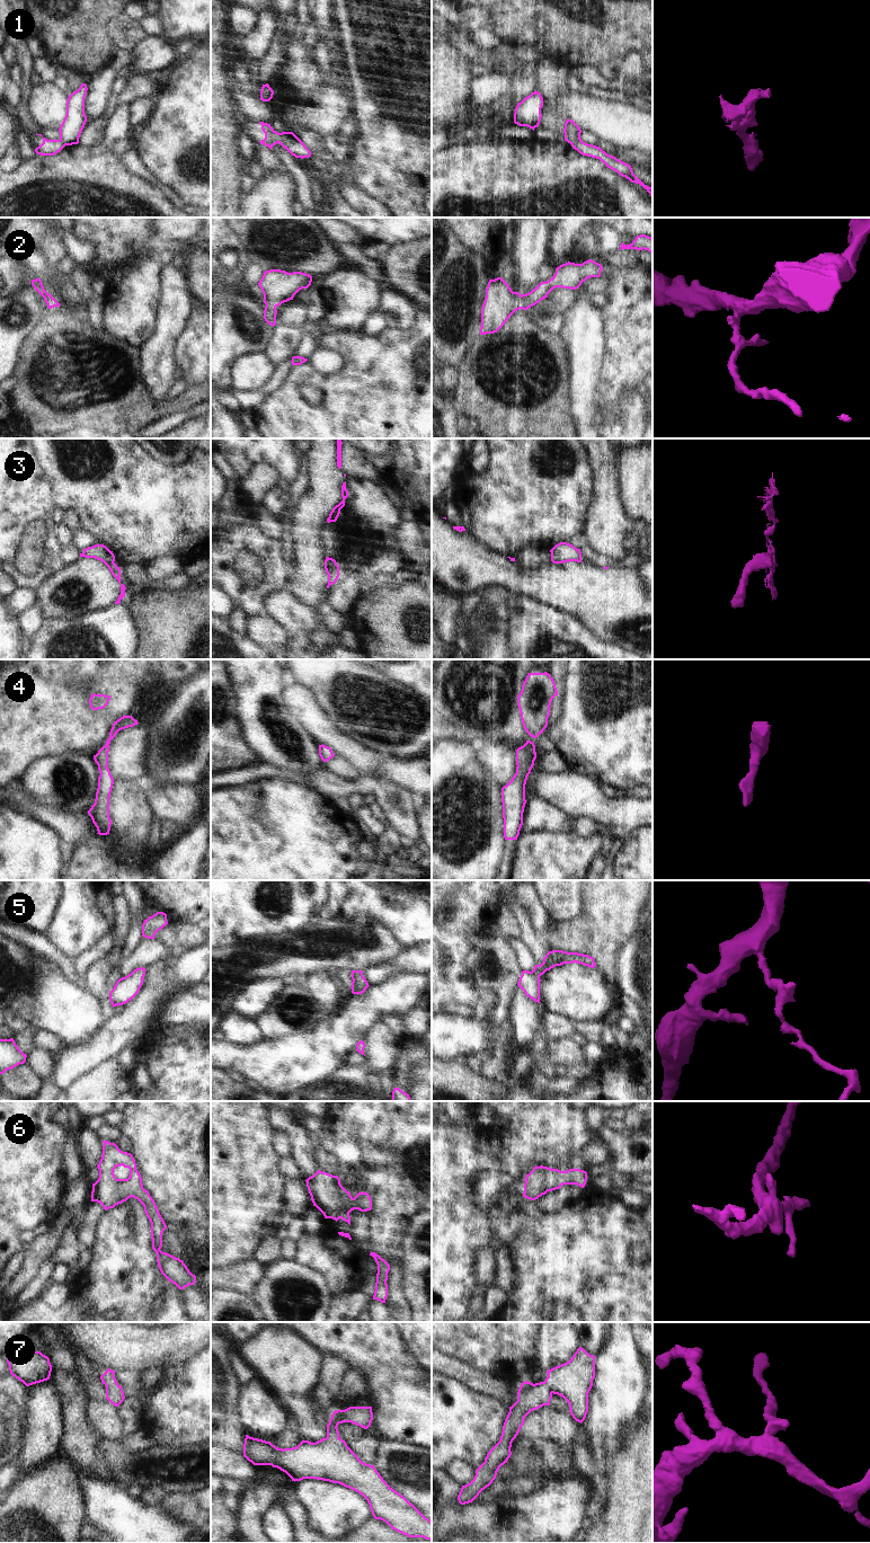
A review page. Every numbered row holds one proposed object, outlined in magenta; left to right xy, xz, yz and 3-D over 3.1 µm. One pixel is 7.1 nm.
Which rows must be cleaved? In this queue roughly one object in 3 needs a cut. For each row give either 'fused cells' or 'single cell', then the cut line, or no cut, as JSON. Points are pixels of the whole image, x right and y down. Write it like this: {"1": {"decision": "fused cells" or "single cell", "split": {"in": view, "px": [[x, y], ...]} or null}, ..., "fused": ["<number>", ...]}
{"1": {"decision": "fused cells", "split": {"in": "xz", "px": [[280, 133], [284, 147]]}}, "2": {"decision": "single cell", "split": null}, "3": {"decision": "fused cells", "split": {"in": "xz", "px": [[336, 562], [325, 567]]}}, "4": {"decision": "single cell", "split": null}, "5": {"decision": "single cell", "split": null}, "6": {"decision": "single cell", "split": null}, "7": {"decision": "single cell", "split": null}, "fused": ["1", "3"]}

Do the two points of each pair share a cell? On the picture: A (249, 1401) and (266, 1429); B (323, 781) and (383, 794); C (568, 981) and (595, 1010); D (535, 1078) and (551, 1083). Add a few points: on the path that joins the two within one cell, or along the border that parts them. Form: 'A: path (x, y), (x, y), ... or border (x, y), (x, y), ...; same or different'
A: path (256, 1408), (265, 1422); same
B: path (338, 787), (369, 787); same
C: path (574, 987), (588, 1003); same
D: path (539, 1081), (548, 1083); same

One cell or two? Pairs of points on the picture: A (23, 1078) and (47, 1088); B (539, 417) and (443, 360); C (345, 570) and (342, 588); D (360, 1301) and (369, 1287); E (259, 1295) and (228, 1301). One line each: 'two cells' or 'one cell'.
A: two cells
B: two cells
C: two cells
D: two cells
E: two cells

